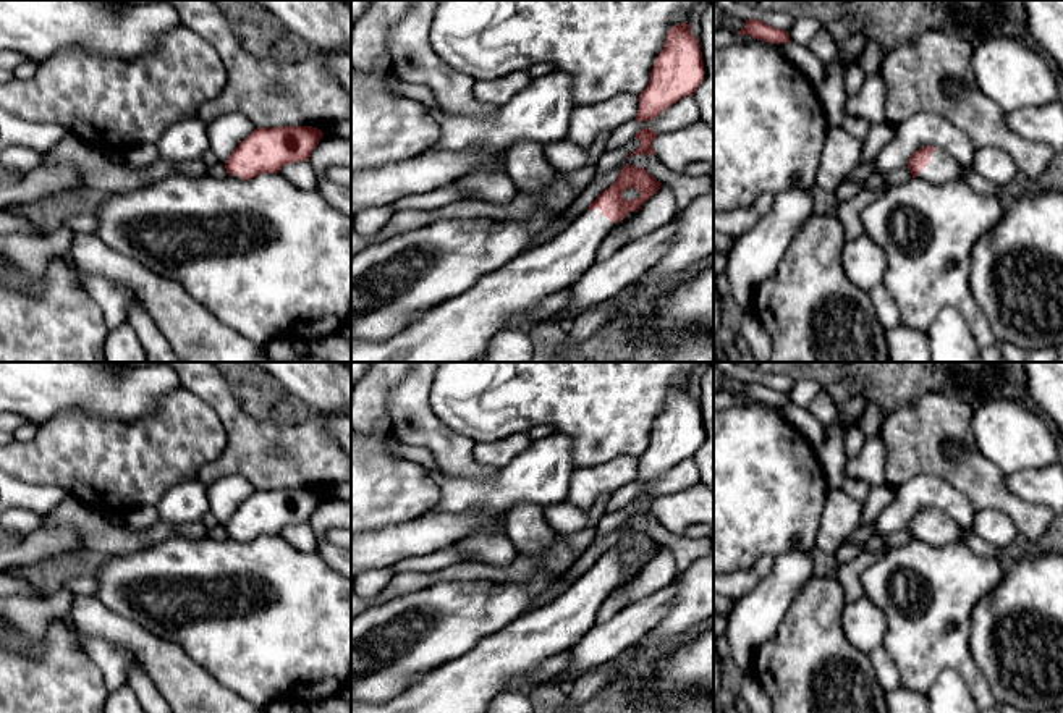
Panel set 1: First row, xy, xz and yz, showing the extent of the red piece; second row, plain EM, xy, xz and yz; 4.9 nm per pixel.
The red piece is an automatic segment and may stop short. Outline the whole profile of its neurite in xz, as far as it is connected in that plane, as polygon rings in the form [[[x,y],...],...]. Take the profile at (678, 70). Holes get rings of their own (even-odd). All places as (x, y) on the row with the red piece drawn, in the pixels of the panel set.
[[[681,23],[667,32],[647,87],[639,94],[637,121],[650,121],[686,95],[694,95],[704,81],[699,39],[691,24]]]

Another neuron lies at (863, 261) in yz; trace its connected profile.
[[[862,233],[845,243],[841,268],[856,288],[869,293],[883,283],[887,255],[877,243]]]

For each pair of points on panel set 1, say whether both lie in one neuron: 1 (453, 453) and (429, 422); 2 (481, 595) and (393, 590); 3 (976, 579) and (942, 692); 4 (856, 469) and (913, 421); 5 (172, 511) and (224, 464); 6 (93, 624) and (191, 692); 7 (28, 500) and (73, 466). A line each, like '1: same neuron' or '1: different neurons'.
1: same neuron
2: different neurons
3: different neurons
4: different neurons
5: different neurons
6: same neuron
7: different neurons

